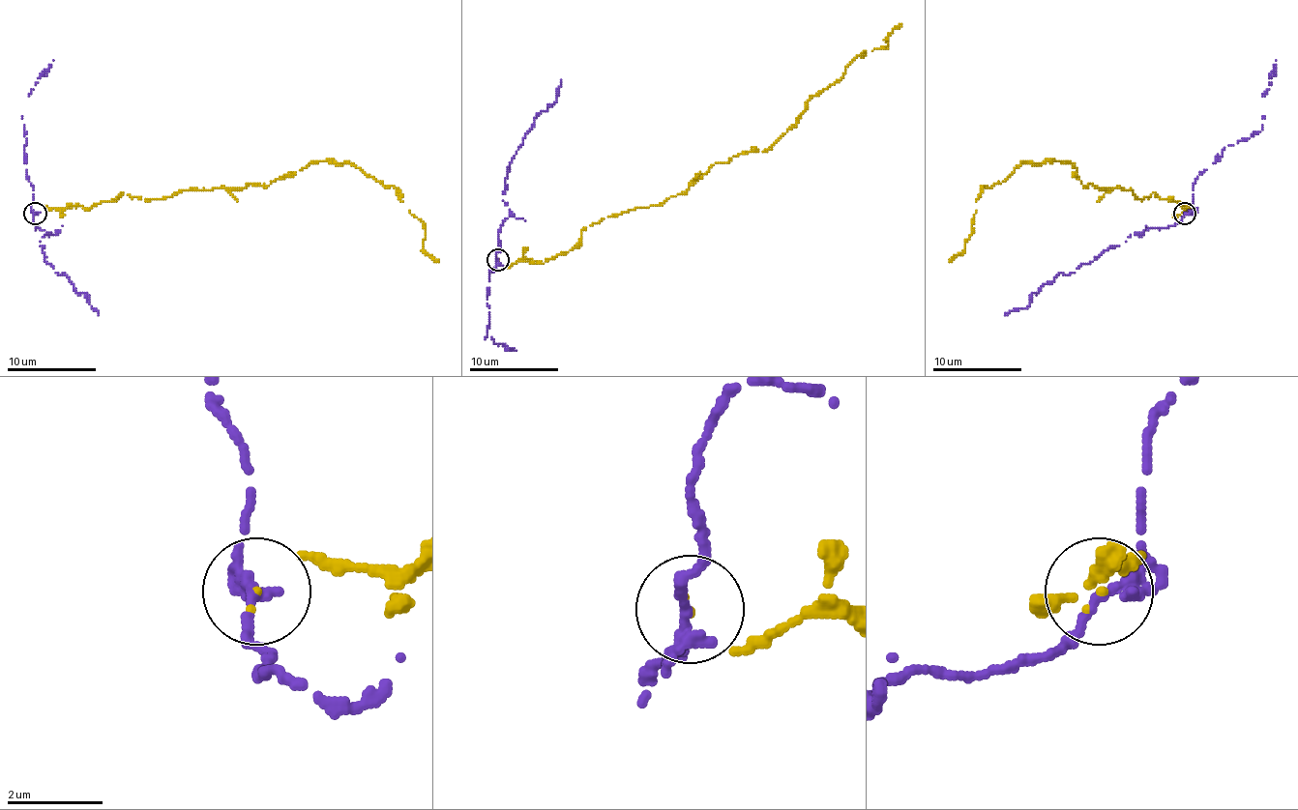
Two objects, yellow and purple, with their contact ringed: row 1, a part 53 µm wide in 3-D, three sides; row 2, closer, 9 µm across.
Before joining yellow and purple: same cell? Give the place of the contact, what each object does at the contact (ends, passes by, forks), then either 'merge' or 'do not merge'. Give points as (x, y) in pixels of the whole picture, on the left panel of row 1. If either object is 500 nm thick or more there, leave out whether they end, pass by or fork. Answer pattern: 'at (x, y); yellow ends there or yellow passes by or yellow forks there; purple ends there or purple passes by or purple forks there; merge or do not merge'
at (35, 213); yellow ends there; purple passes by; do not merge

